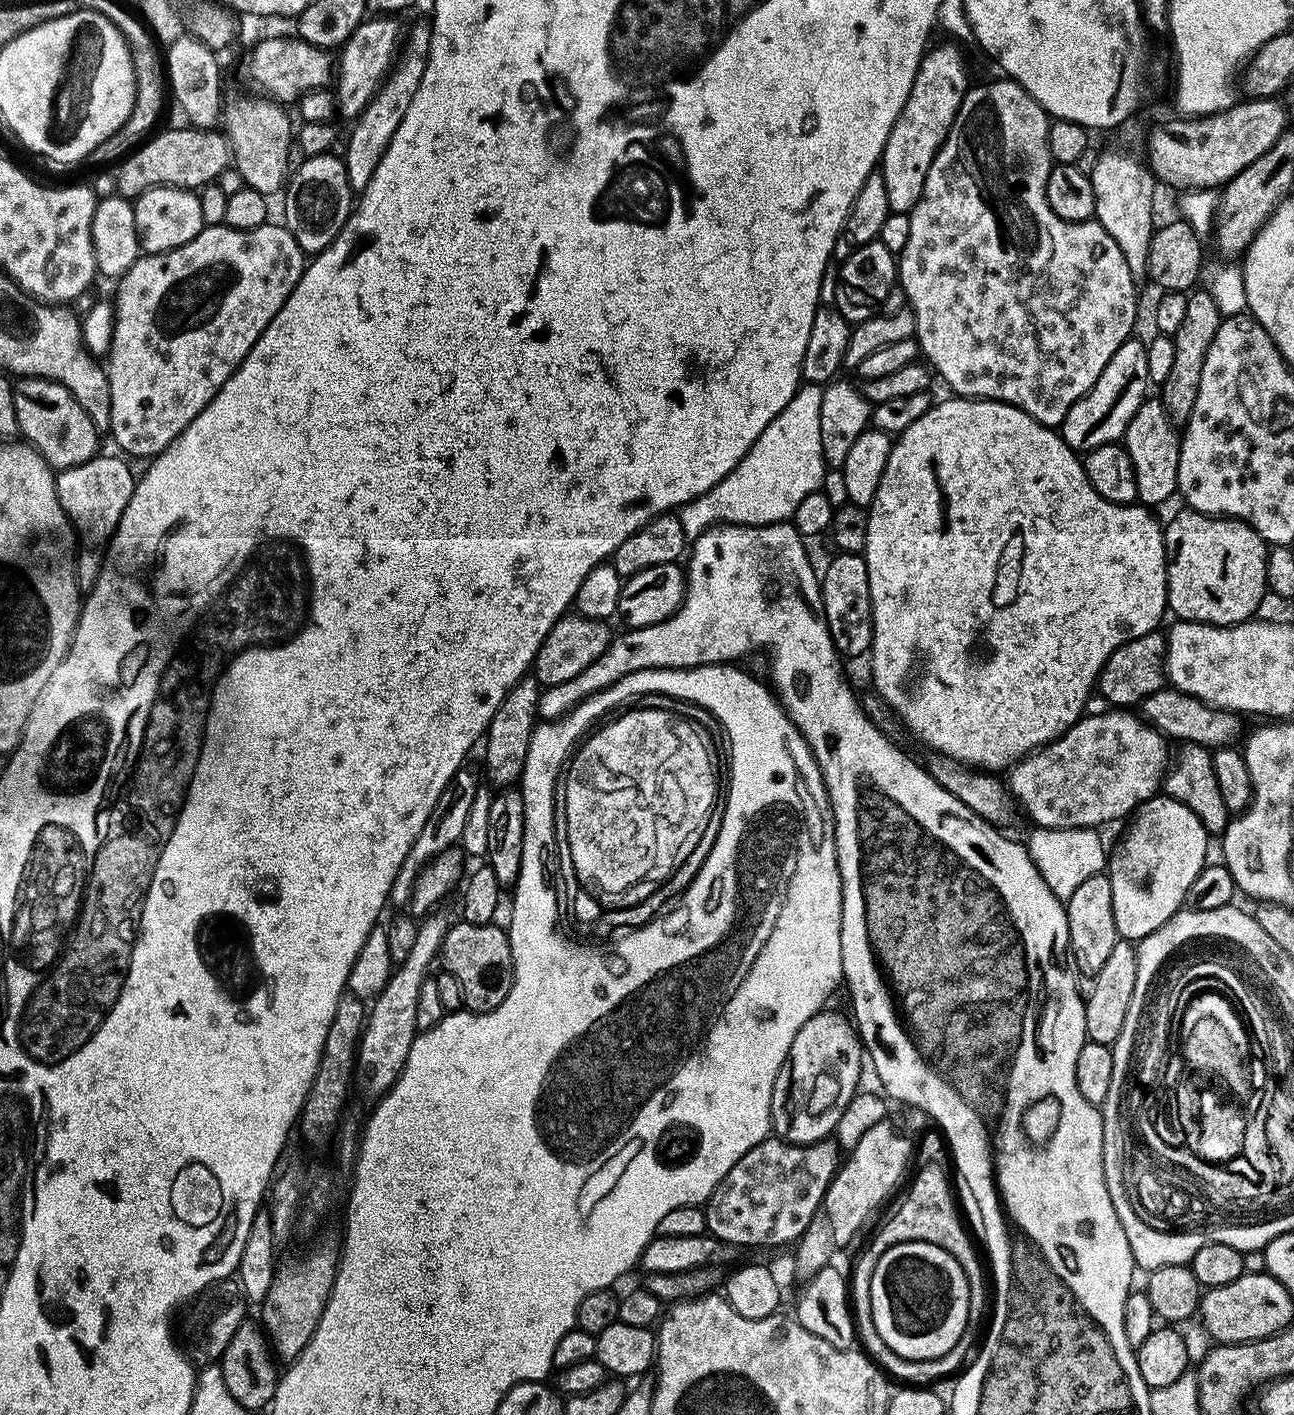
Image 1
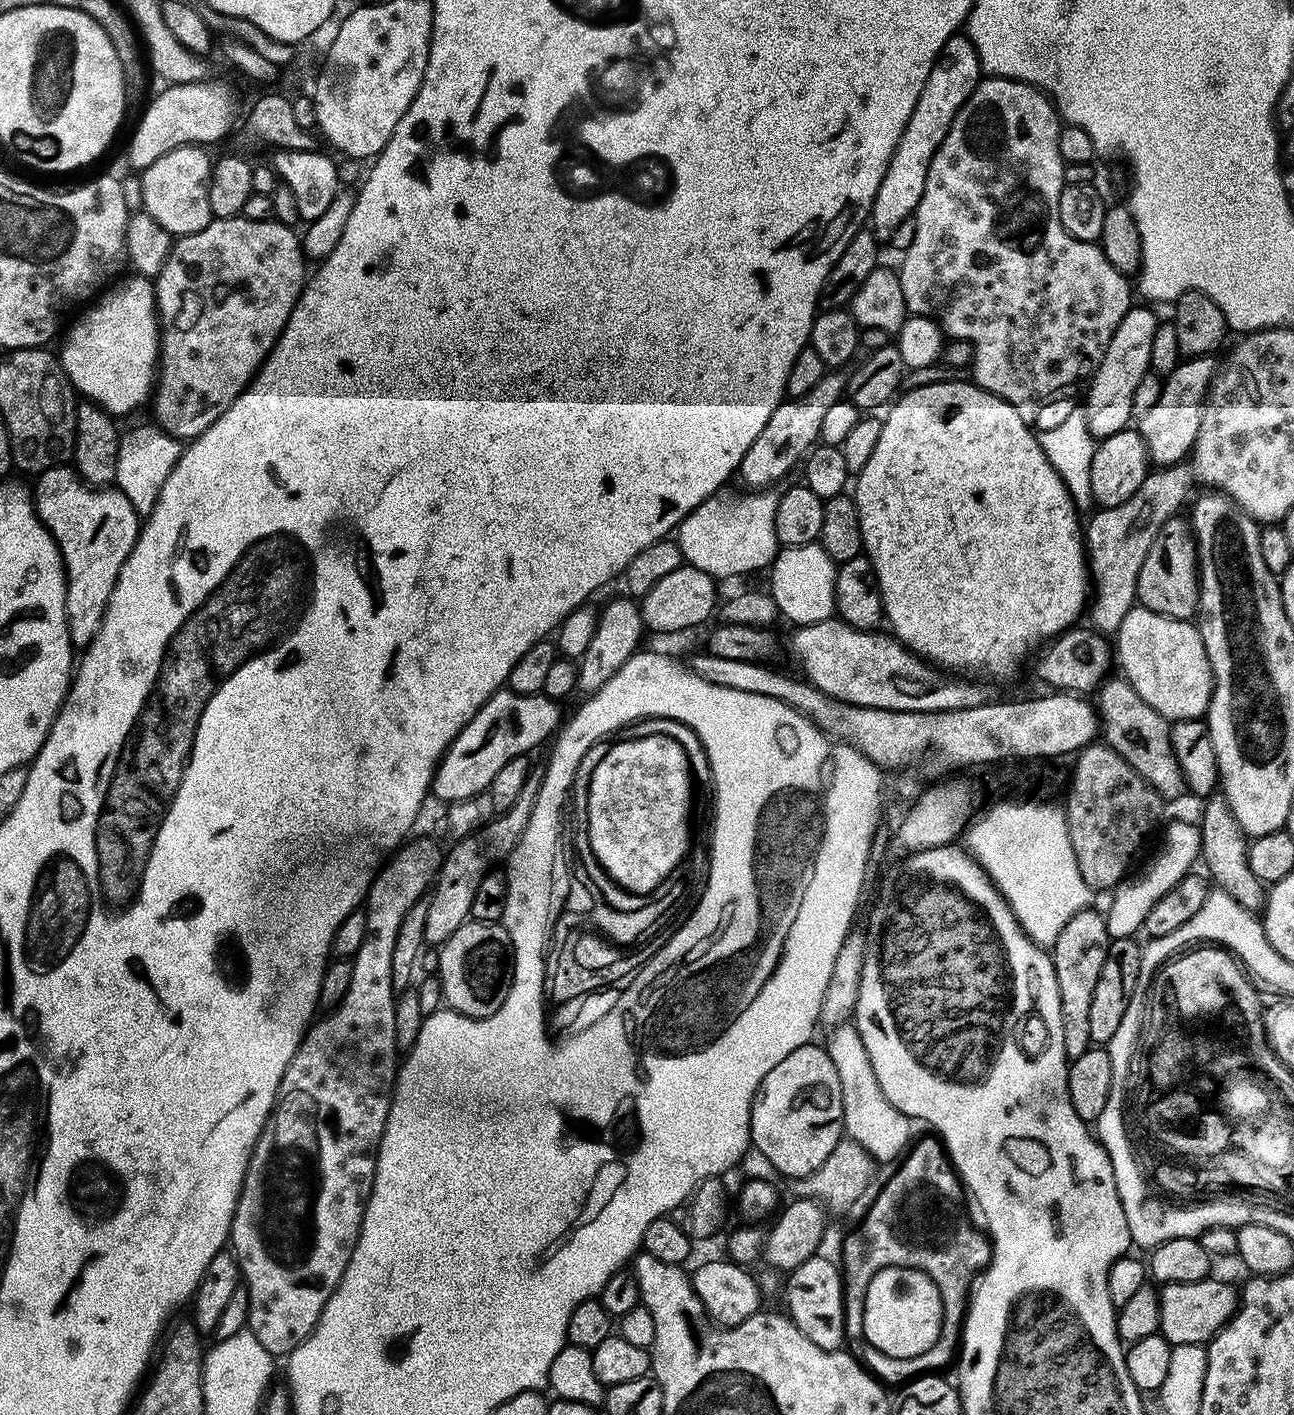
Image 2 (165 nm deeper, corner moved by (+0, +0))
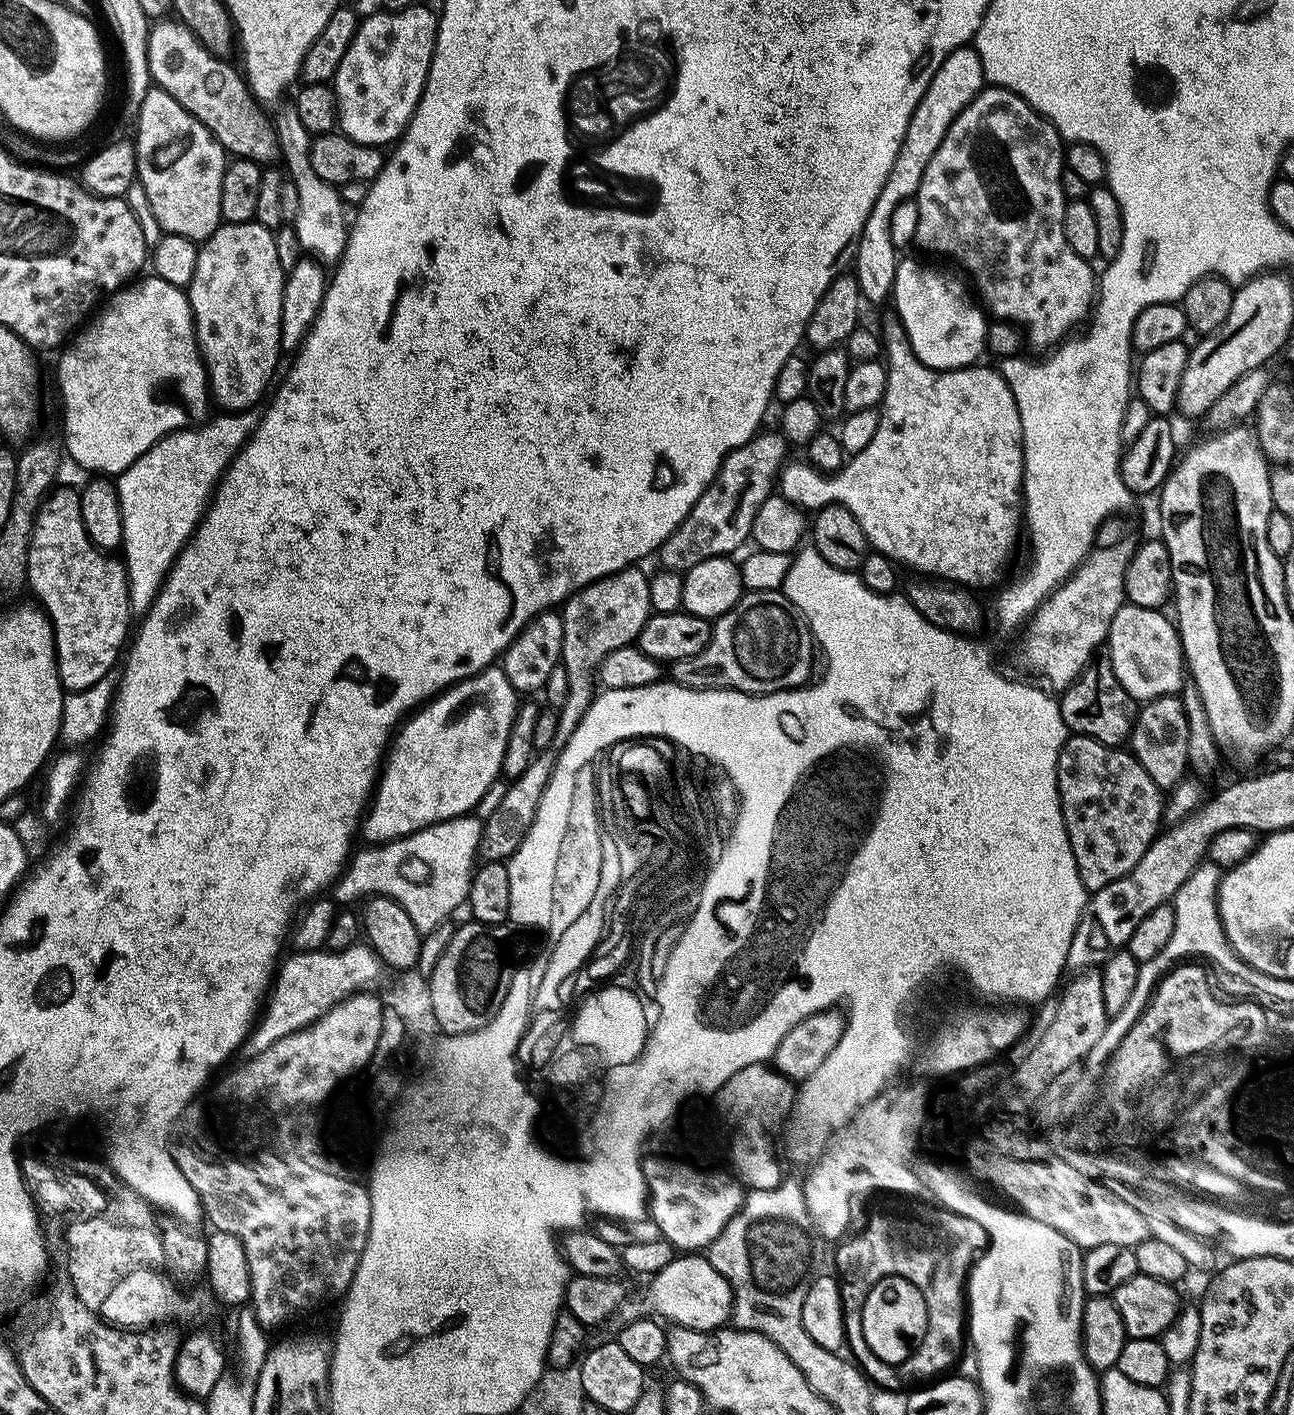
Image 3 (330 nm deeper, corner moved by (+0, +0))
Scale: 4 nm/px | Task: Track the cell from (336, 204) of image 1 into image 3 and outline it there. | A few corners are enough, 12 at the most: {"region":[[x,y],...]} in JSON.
{"region":[[175,18],[148,30],[152,84],[236,158],[278,149],[241,69]]}

